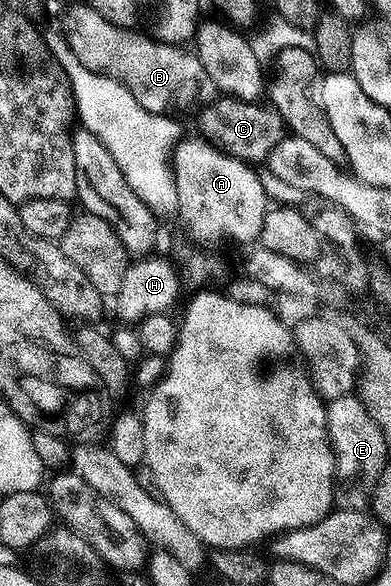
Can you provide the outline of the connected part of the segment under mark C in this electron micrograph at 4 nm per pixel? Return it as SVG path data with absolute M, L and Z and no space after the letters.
M216 97L198 112L198 134L210 140L227 155L237 157L242 163L252 165L266 164L267 158L285 138L283 118L274 107L263 101L250 103L230 97Z

